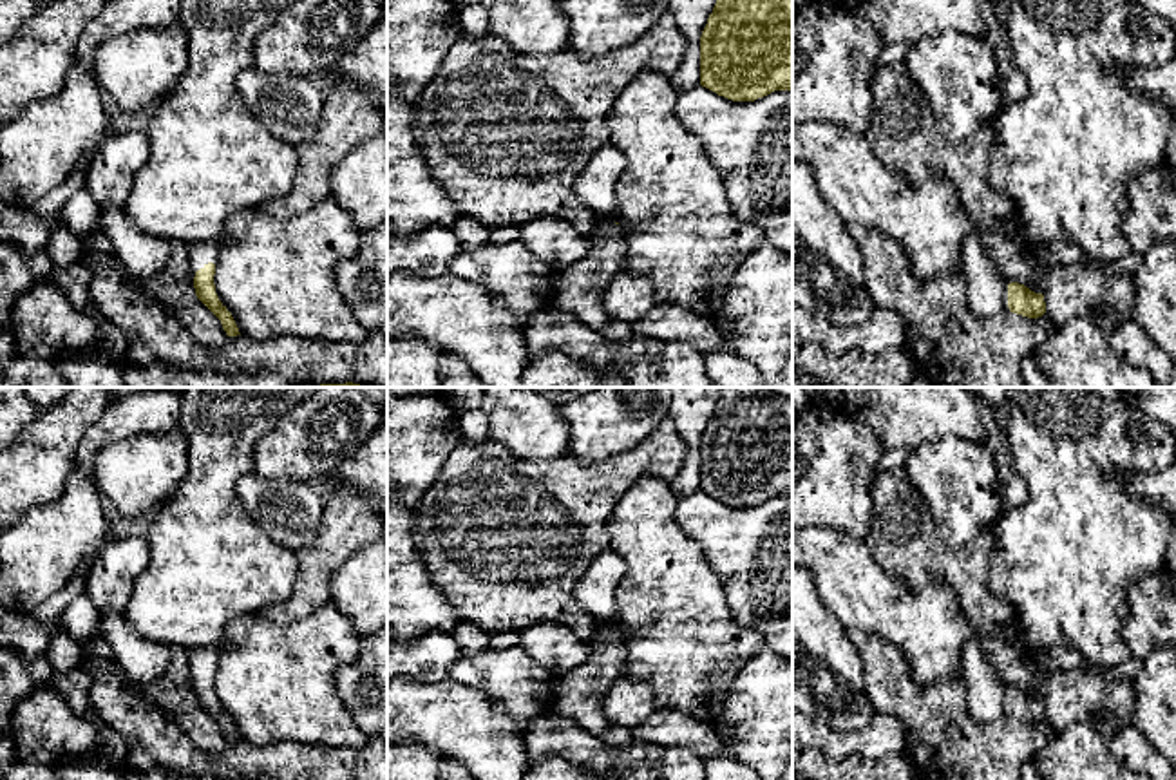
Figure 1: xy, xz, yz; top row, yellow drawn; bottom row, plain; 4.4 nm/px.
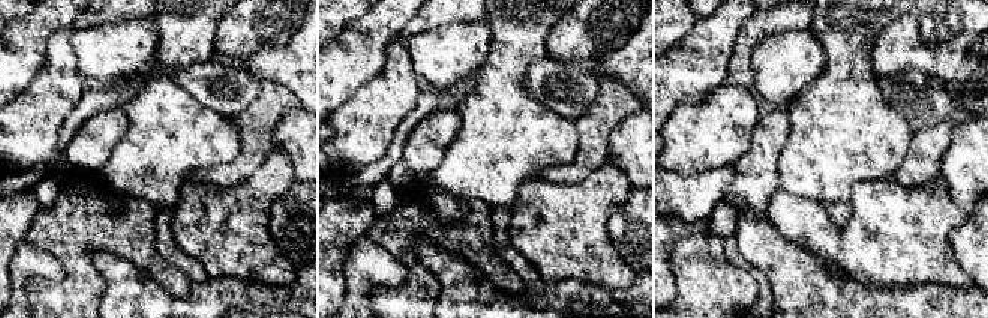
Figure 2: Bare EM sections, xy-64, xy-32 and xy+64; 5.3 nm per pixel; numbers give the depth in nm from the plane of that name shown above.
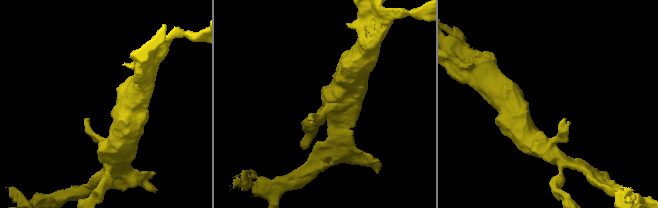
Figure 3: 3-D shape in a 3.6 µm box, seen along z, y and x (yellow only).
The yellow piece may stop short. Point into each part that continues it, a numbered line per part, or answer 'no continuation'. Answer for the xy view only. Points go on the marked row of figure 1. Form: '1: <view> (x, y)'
1: xy (199, 254)

